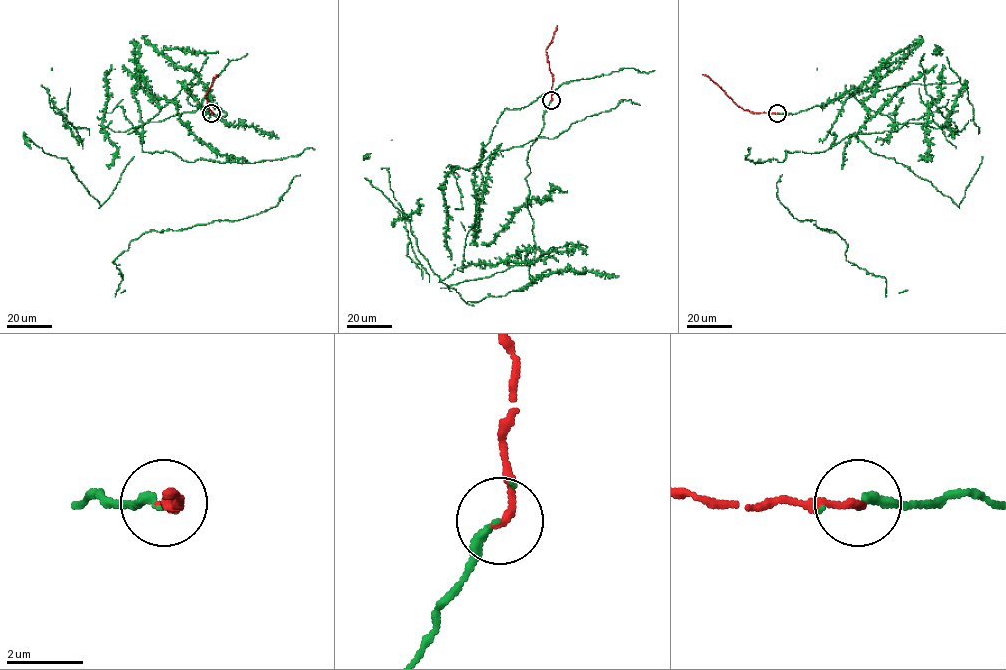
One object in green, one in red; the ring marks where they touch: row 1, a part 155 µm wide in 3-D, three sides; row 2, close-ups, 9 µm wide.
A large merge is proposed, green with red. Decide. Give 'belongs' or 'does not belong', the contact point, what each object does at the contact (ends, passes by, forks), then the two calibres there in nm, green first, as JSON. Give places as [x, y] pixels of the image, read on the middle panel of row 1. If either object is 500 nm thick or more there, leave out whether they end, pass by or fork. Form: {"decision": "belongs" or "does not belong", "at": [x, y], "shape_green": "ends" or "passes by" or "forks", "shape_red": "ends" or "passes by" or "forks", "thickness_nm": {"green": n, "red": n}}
{"decision": "belongs", "at": [551, 100], "shape_green": "ends", "shape_red": "ends", "thickness_nm": {"green": 200, "red": 190}}

